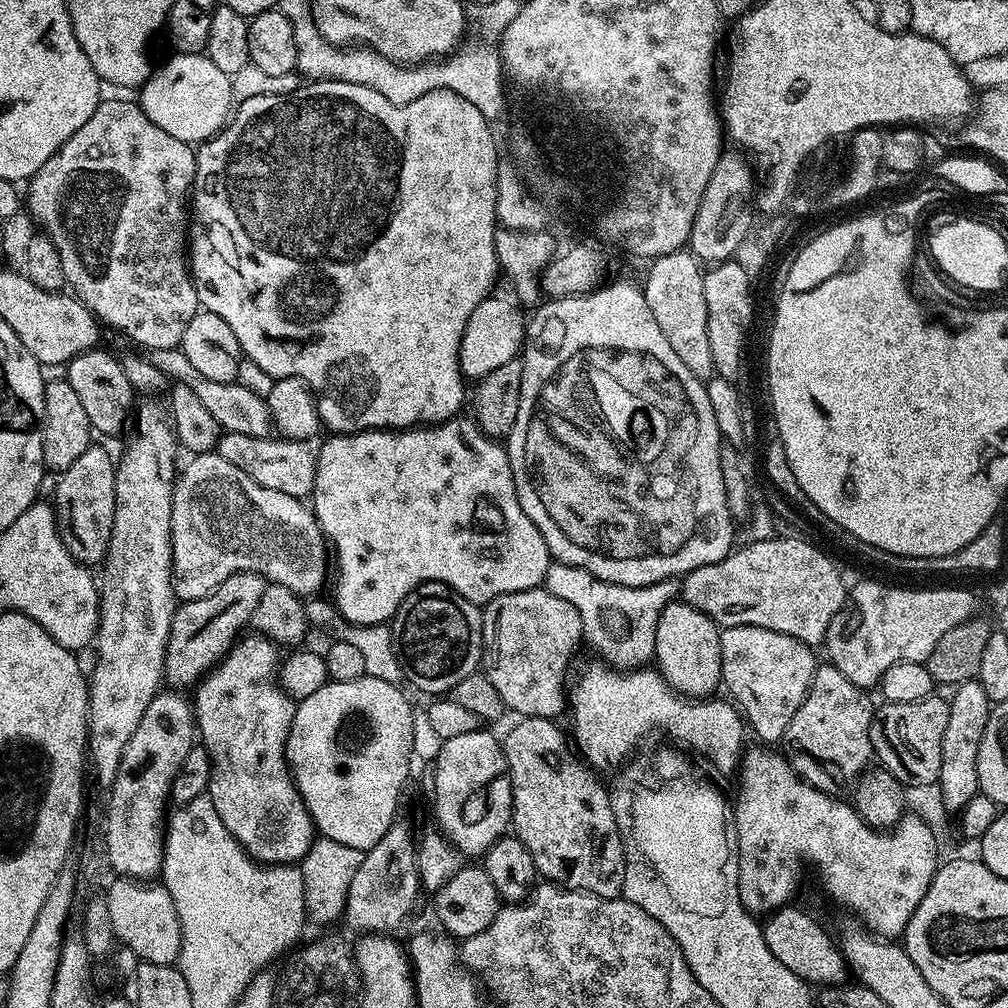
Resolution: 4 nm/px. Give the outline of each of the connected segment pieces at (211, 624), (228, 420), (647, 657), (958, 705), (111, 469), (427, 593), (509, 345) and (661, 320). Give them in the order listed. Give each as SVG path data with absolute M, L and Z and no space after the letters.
M239 572L230 578L226 578L226 582L219 584L210 594L206 594L197 600L183 601L177 607L170 626L170 638L166 646L168 656L164 660L164 680L167 683L172 683L169 685L180 690L187 689L187 684L189 686L195 685L197 681L207 676L220 663L222 657L232 649L241 633L249 627L254 614L254 606L258 606L258 598L262 598L265 583L264 577L256 572Z
M153 348L150 359L154 366L158 366L158 370L162 370L162 374L168 376L169 381L190 386L190 390L202 398L207 412L218 421L218 426L224 432L251 436L273 435L274 427L268 404L265 397L254 394L254 390L246 390L246 386L238 382L214 382L211 378L205 378L180 348Z
M553 562L543 587L558 598L566 598L570 606L578 610L584 627L584 640L603 663L619 670L645 667L655 657L654 634L658 630L658 618L667 604L680 596L681 581L673 578L654 582L650 586L618 586L600 580L594 574L578 566Z
M979 679L968 680L965 684L957 684L953 692L956 693L948 700L950 718L946 718L946 734L942 734L942 770L940 771L938 789L940 788L940 796L944 799L945 806L952 811L952 814L956 814L966 806L966 802L970 802L970 798L974 798L980 792L978 746L982 746L982 734L986 730L990 701L986 690L982 690Z
M90 446L65 472L59 473L56 484L56 527L70 554L81 564L101 563L110 546L114 510L116 509L117 461L104 448Z
M439 580L419 584L402 601L390 621L390 627L403 679L420 692L451 693L462 678L481 667L484 655L484 617L481 609Z
M498 296L488 297L475 307L459 346L460 370L465 379L479 380L519 355L526 335L526 316L521 311L513 299Z
M681 250L665 256L655 257L648 268L648 277L642 280L646 306L654 314L654 322L662 329L662 335L674 354L686 365L686 370L699 380L707 381L713 375L712 355L710 354L710 334L706 314L706 290L701 261L691 251Z

